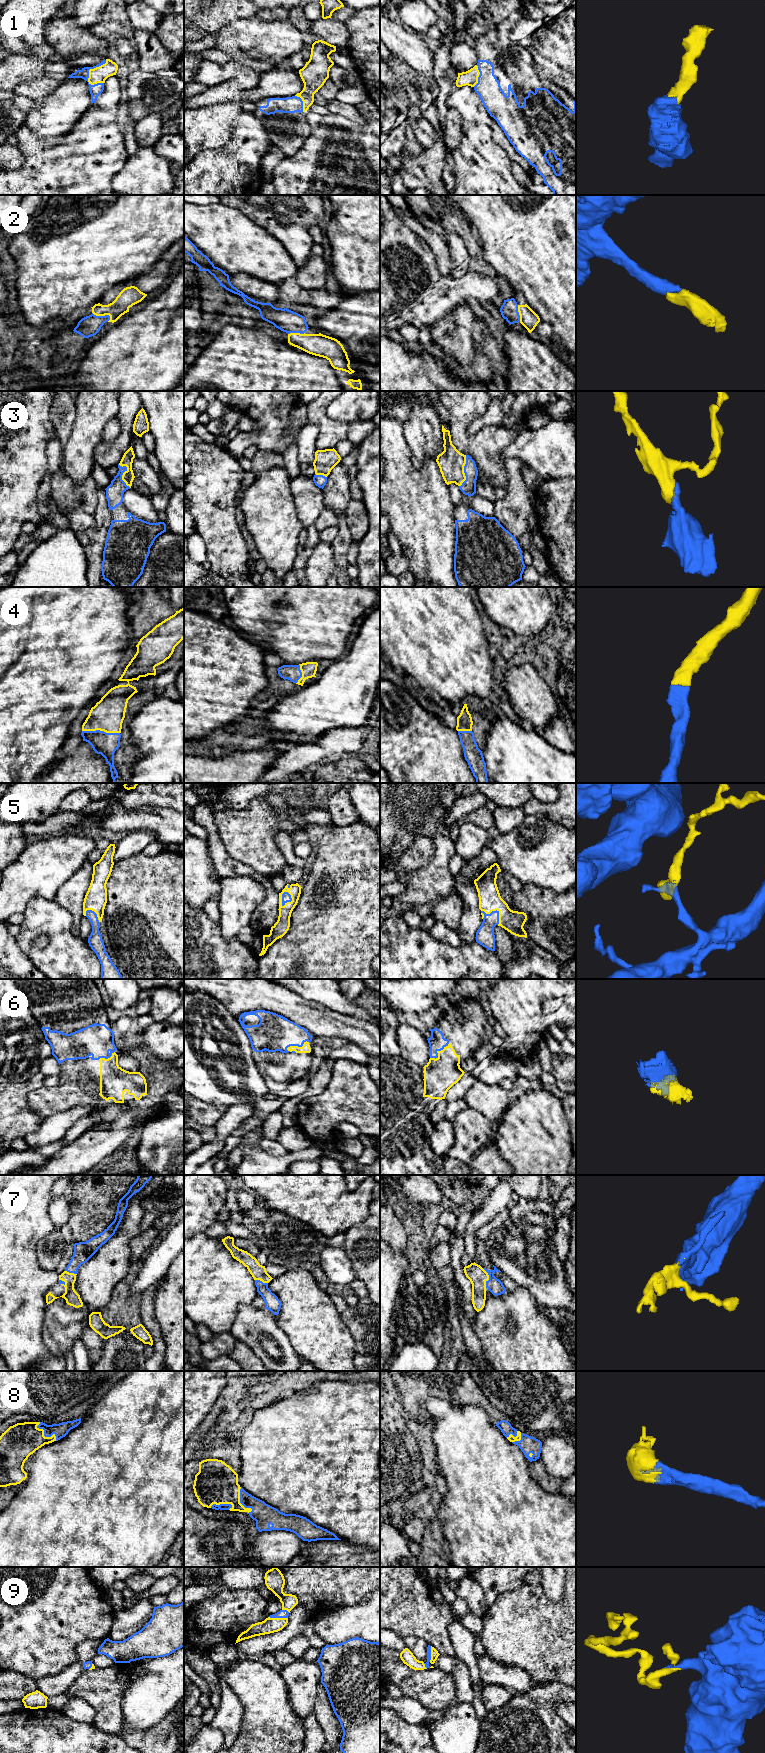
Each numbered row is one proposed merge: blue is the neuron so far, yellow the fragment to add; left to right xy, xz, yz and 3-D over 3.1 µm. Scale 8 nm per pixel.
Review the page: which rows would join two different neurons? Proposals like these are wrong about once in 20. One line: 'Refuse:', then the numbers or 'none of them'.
Refuse: none of them

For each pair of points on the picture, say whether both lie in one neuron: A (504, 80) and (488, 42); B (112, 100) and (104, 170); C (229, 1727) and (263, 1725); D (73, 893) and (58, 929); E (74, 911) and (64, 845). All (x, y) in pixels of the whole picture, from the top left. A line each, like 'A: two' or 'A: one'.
A: one
B: one
C: two
D: two
E: two

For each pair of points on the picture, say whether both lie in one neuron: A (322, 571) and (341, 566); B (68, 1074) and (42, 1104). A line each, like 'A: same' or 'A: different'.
A: different
B: same

